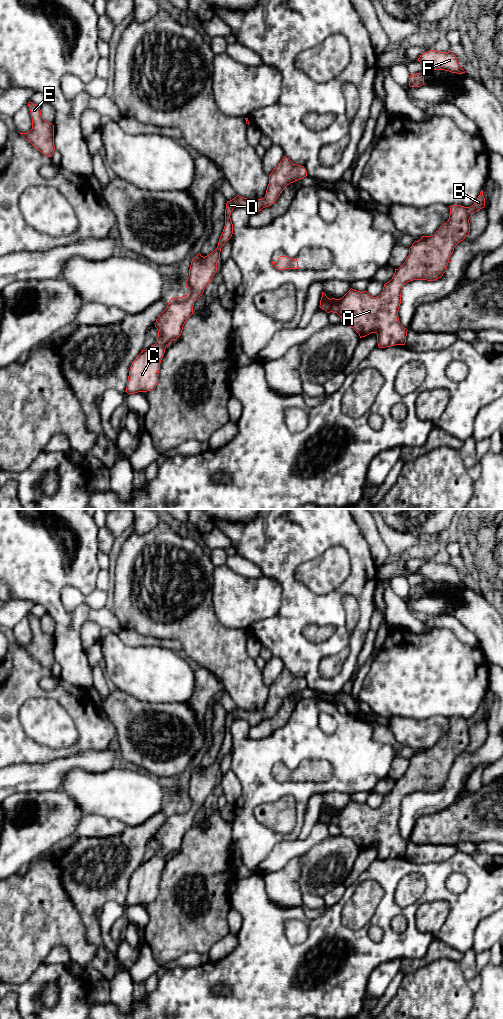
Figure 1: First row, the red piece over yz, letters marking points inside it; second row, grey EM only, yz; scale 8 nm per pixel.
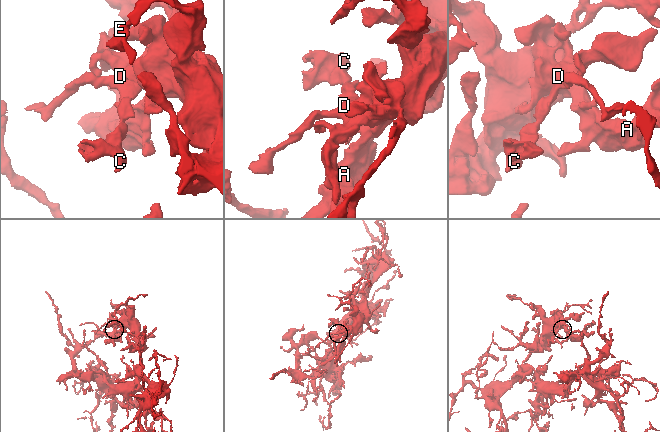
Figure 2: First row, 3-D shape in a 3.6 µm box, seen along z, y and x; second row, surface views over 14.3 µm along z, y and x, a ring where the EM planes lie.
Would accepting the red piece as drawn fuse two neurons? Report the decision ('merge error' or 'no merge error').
no merge error

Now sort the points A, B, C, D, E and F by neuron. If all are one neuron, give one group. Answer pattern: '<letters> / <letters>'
A B C D E F

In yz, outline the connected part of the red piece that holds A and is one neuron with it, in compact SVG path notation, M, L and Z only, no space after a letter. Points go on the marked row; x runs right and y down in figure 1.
M483 191L470 207L451 205L449 219L438 231L431 236L422 236L409 248L409 255L405 262L395 269L392 279L384 284L383 291L377 297L371 296L367 291L350 289L342 298L328 298L324 292L320 300L320 308L327 313L337 313L341 322L352 327L360 336L365 337L371 333L377 334L379 348L395 345L405 345L407 329L399 321L398 311L401 304L401 293L404 285L413 280L434 281L446 272L449 259L458 243L463 241L470 232L469 219L473 213L485 207Z

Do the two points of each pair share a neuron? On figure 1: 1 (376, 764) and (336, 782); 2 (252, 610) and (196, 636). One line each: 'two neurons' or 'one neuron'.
1: one neuron
2: two neurons

